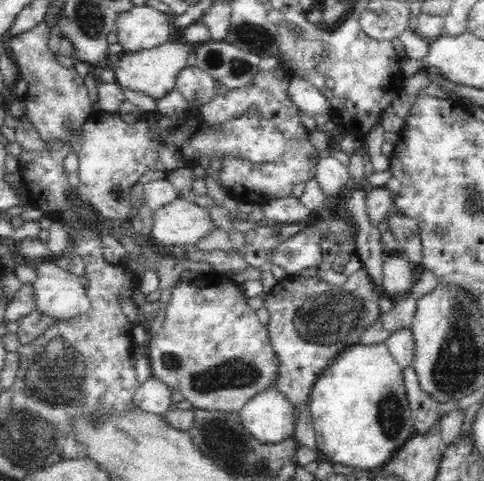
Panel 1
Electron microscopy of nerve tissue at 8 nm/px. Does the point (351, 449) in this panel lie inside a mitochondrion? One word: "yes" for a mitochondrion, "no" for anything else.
no

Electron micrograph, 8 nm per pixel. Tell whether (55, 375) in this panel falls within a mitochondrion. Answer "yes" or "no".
yes

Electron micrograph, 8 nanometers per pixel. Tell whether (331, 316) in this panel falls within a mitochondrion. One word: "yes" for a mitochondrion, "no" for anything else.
yes

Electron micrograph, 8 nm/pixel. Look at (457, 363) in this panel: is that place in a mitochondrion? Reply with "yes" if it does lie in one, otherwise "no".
yes

